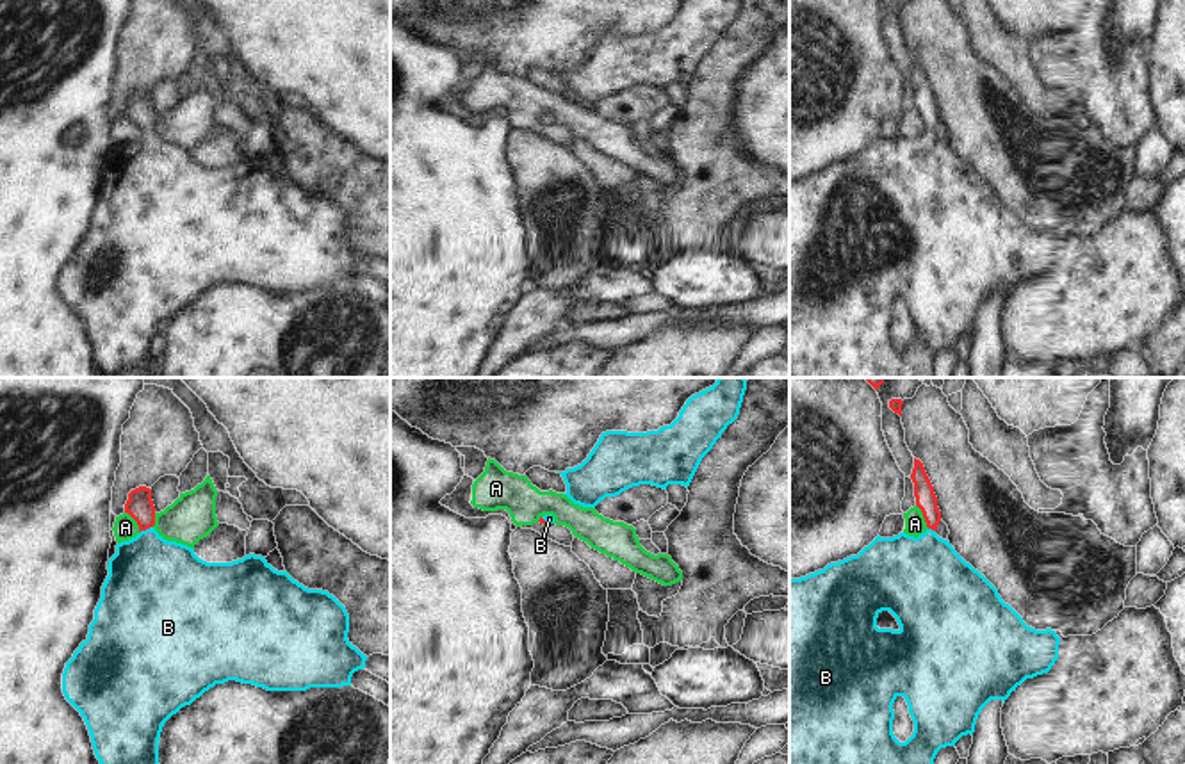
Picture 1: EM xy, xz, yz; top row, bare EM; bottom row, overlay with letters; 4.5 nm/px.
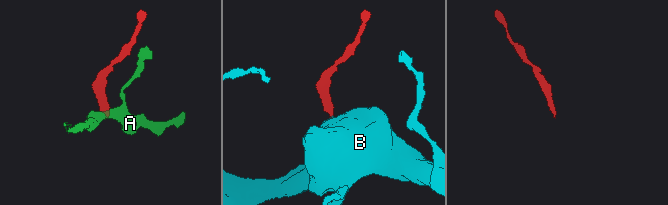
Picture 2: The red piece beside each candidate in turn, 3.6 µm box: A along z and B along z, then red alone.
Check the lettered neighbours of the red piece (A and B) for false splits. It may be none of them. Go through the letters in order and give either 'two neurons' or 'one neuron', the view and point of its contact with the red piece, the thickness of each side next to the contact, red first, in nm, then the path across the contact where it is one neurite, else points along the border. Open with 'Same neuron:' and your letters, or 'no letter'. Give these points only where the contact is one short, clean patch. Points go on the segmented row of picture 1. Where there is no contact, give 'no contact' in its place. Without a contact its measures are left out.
Same neuron: B
A: two neurons; contact yz (923, 517); calibres 100 and 100 nm; border yz (916, 504), (929, 528)
B: one neuron; contact xy (145, 529); calibres 120 and 400 nm; way xy (139, 506), (145, 515), (145, 529), (152, 583)

